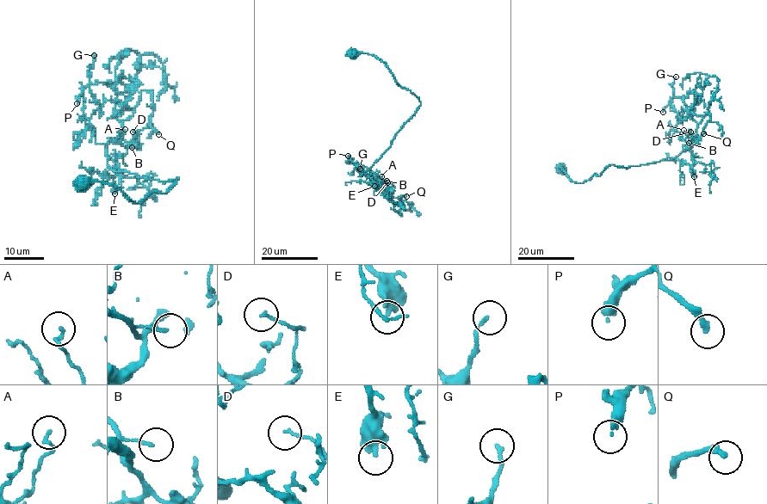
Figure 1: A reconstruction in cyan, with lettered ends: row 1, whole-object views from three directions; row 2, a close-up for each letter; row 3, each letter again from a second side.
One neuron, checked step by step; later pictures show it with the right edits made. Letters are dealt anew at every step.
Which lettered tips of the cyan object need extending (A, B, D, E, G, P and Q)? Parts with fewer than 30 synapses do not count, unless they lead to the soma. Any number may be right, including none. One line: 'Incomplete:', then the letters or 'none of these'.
Incomplete: Q

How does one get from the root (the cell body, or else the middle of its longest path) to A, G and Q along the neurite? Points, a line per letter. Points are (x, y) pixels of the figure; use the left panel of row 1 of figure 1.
A: (83, 183), (113, 184), (139, 203), (176, 181), (108, 166), (112, 139), (129, 144), (120, 143), (125, 129)
G: (83, 183), (113, 184), (139, 203), (178, 179), (108, 166), (117, 95), (132, 80), (93, 84), (94, 55)
Q: (83, 183), (134, 203), (165, 193), (177, 177), (114, 171), (106, 154), (142, 90), (158, 134)

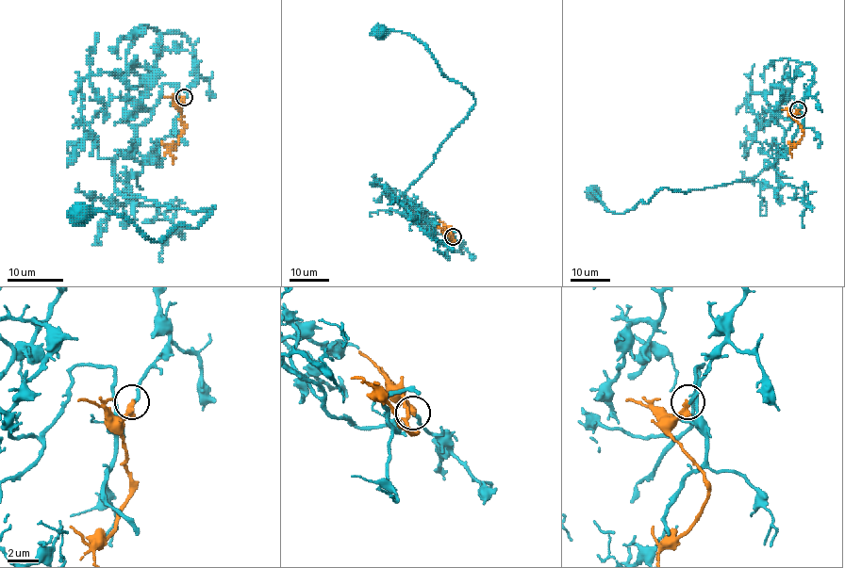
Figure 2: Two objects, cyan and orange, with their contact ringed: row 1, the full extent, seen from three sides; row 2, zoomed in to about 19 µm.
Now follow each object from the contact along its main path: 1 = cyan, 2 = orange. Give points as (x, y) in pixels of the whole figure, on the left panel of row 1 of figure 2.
1: (183, 98), (191, 45), (164, 32), (129, 90), (115, 189), (212, 210), (161, 241), (80, 213)
2: (183, 98), (180, 108), (183, 133), (171, 152), (173, 163)

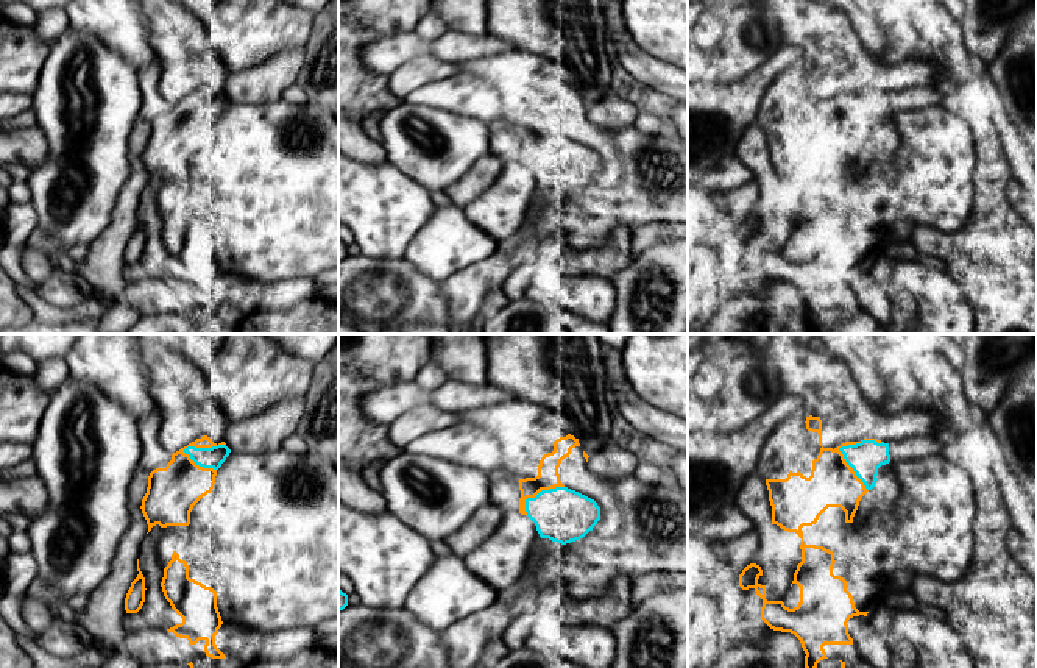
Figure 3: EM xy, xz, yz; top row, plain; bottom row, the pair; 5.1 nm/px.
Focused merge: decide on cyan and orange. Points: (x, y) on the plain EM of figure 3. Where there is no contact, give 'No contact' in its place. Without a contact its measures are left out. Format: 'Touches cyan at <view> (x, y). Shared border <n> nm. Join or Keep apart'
Touches cyan at yz (852, 117). Shared border 280 nm. Join

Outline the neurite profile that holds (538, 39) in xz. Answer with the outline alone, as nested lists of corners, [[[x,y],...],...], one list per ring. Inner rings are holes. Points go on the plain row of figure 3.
[[[513,0],[513,44],[519,52],[555,56],[558,42],[547,8],[540,0]]]

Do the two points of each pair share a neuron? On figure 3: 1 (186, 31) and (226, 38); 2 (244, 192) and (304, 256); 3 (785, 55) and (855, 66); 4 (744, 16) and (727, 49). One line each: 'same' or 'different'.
1: different
2: same
3: different
4: same

